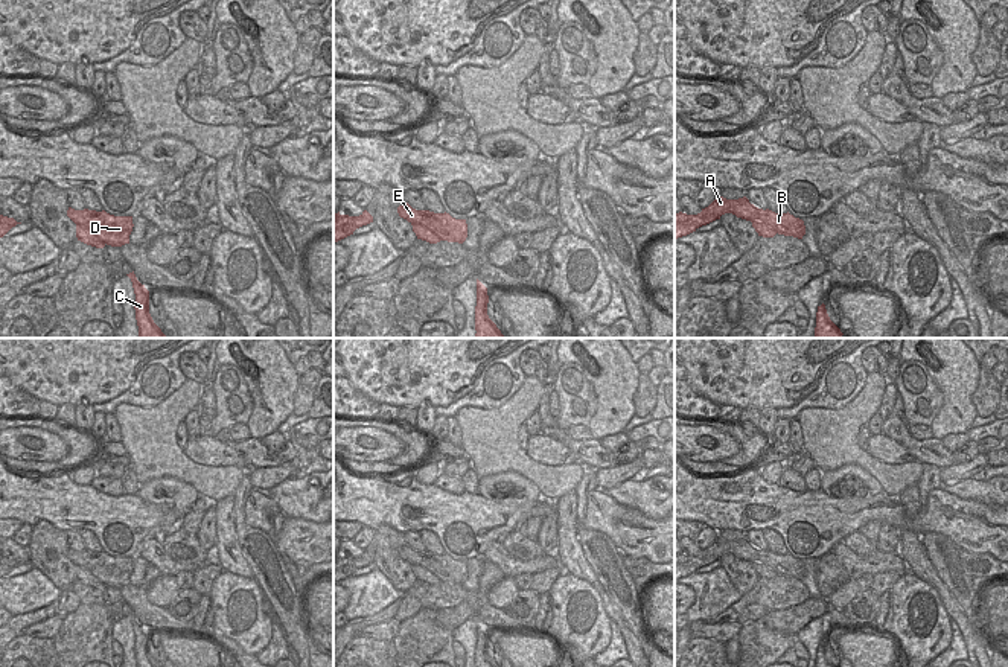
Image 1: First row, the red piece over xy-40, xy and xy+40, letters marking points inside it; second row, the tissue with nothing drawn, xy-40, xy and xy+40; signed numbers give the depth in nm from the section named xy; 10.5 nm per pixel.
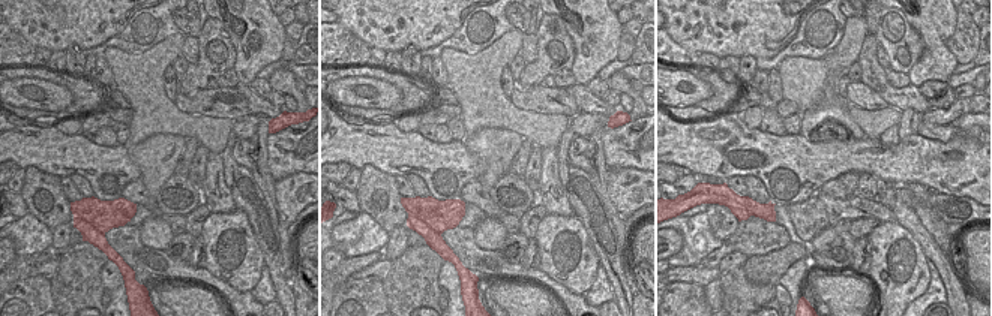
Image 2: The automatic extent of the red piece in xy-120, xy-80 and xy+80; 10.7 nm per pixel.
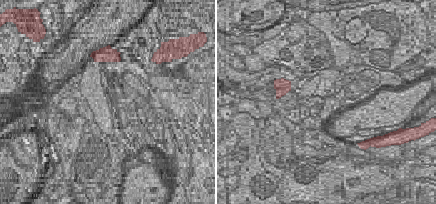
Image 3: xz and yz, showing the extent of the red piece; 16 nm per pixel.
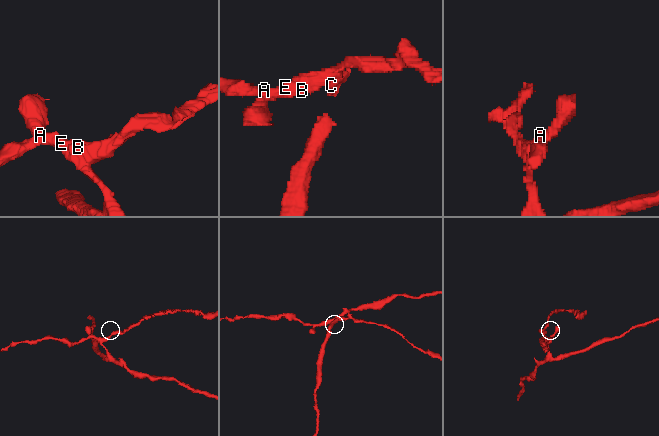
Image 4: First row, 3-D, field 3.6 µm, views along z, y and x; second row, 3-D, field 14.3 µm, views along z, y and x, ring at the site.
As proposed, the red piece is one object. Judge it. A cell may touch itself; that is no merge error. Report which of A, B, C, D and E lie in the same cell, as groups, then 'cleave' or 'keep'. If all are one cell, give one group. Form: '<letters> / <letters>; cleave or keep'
A B D E / C; cleave

